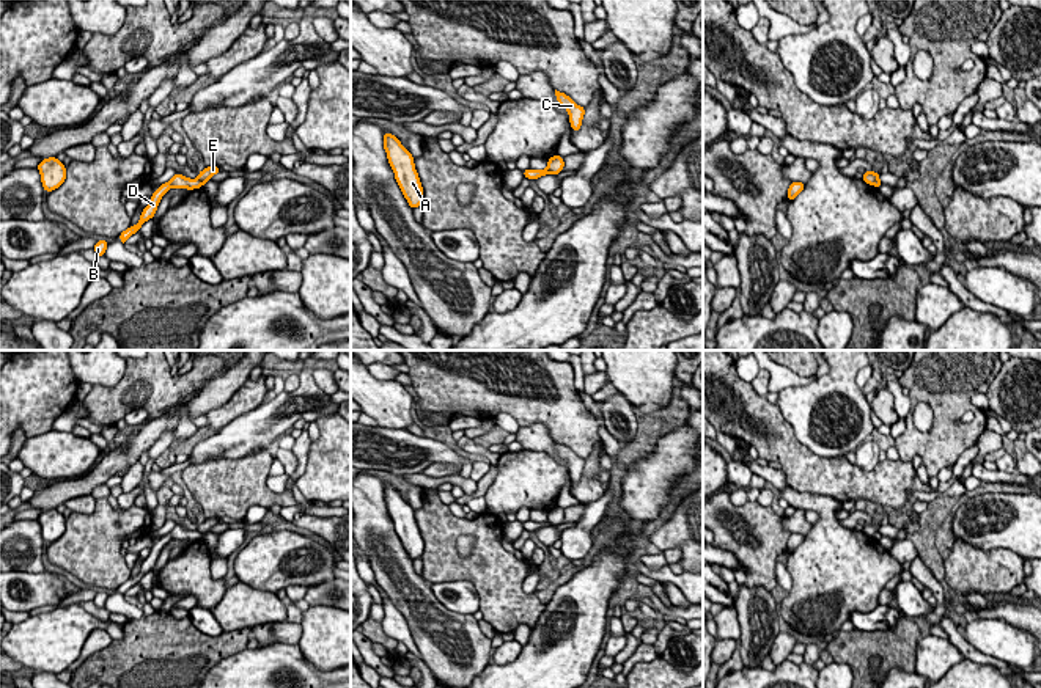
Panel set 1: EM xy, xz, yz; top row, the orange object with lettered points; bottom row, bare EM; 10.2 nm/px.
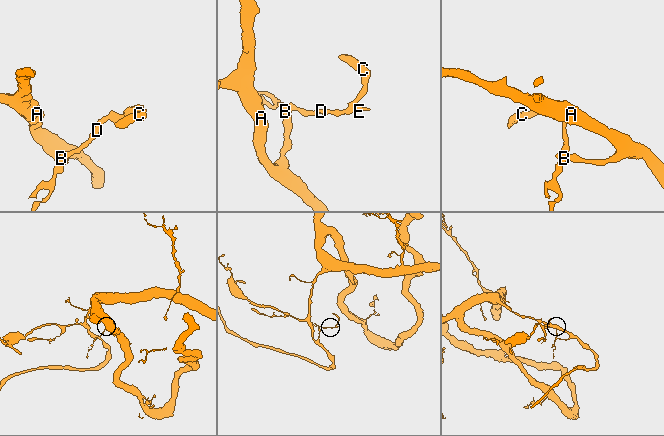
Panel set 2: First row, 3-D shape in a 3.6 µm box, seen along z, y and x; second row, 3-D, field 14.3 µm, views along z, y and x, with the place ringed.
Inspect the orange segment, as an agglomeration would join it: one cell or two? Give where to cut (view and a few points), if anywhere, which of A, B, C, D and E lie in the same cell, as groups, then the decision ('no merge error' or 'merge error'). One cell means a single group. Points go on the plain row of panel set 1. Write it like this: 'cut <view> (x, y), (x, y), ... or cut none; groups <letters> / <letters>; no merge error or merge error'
cut xy (197, 530), (203, 534); groups A B D / C E; merge error

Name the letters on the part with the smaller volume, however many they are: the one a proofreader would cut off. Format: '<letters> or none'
C, E

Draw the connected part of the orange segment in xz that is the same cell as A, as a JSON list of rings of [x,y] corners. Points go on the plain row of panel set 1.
[[[390,484],[384,485],[384,501],[387,504],[388,515],[393,520],[395,531],[409,558],[412,561],[421,558],[423,539],[415,521],[412,506]]]

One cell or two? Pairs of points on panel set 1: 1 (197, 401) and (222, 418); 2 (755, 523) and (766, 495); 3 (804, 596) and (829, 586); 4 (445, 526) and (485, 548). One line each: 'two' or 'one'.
1: two
2: two
3: one
4: one

